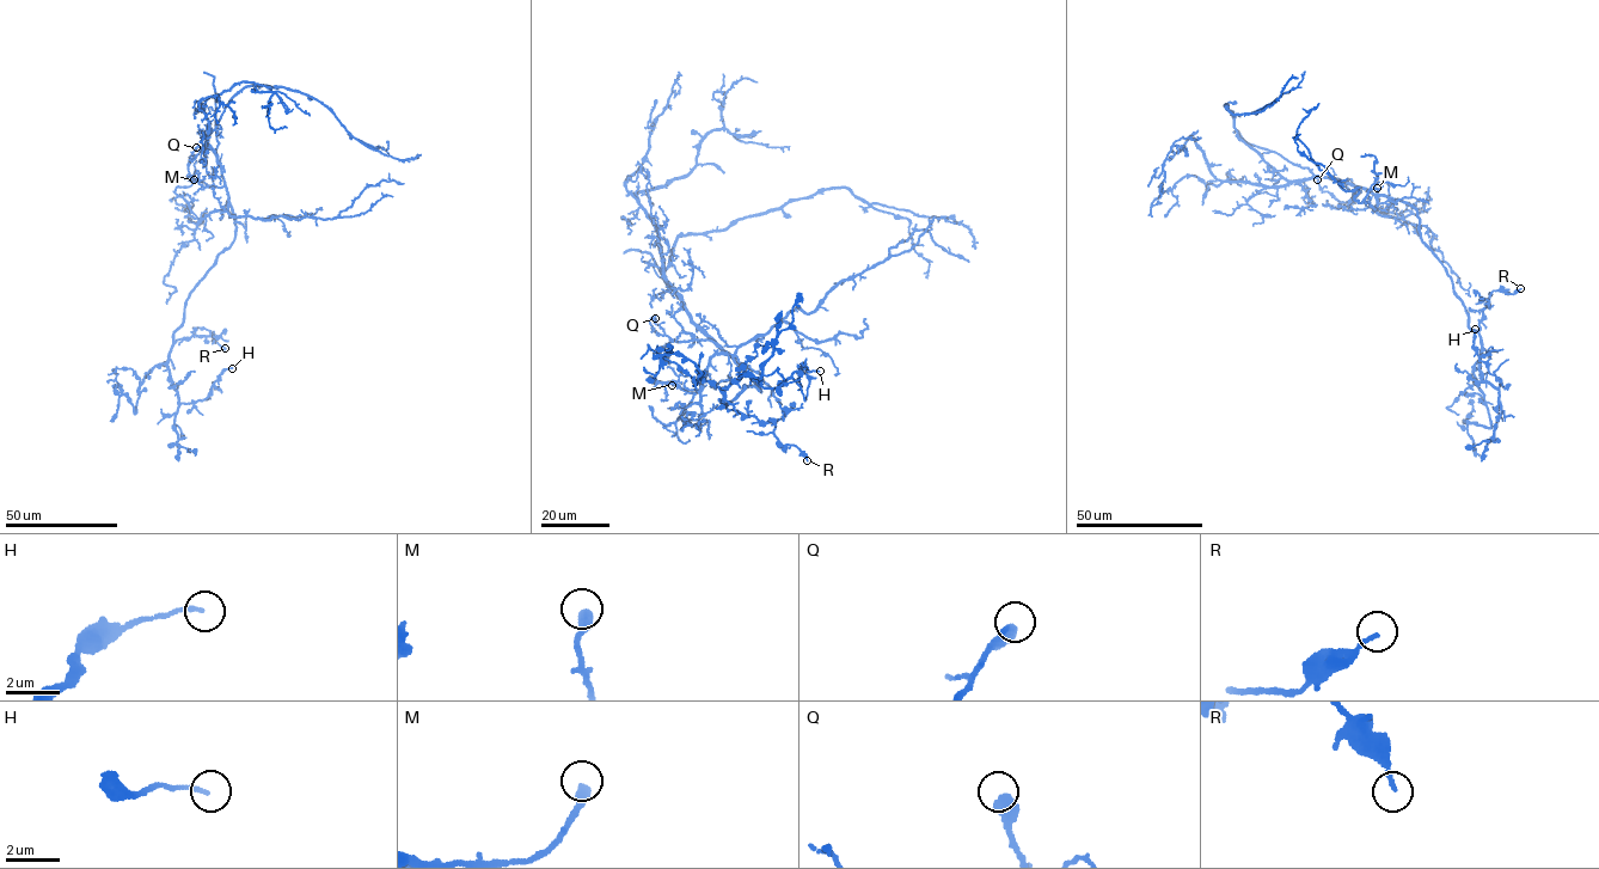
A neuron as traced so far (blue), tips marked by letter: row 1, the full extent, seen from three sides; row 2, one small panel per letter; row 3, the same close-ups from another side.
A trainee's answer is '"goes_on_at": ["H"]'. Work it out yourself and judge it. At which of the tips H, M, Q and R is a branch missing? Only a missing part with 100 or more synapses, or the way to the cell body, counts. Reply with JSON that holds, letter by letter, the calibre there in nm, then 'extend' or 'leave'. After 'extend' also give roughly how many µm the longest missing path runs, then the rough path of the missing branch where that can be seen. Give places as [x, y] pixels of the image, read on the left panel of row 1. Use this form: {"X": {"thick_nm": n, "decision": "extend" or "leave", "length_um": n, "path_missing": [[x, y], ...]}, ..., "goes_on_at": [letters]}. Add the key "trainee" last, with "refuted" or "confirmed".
{"H": {"thick_nm": 140, "decision": "leave"}, "M": {"thick_nm": 400, "decision": "leave"}, "Q": {"thick_nm": 480, "decision": "leave"}, "R": {"thick_nm": 170, "decision": "leave"}, "goes_on_at": [], "trainee": "refuted"}

